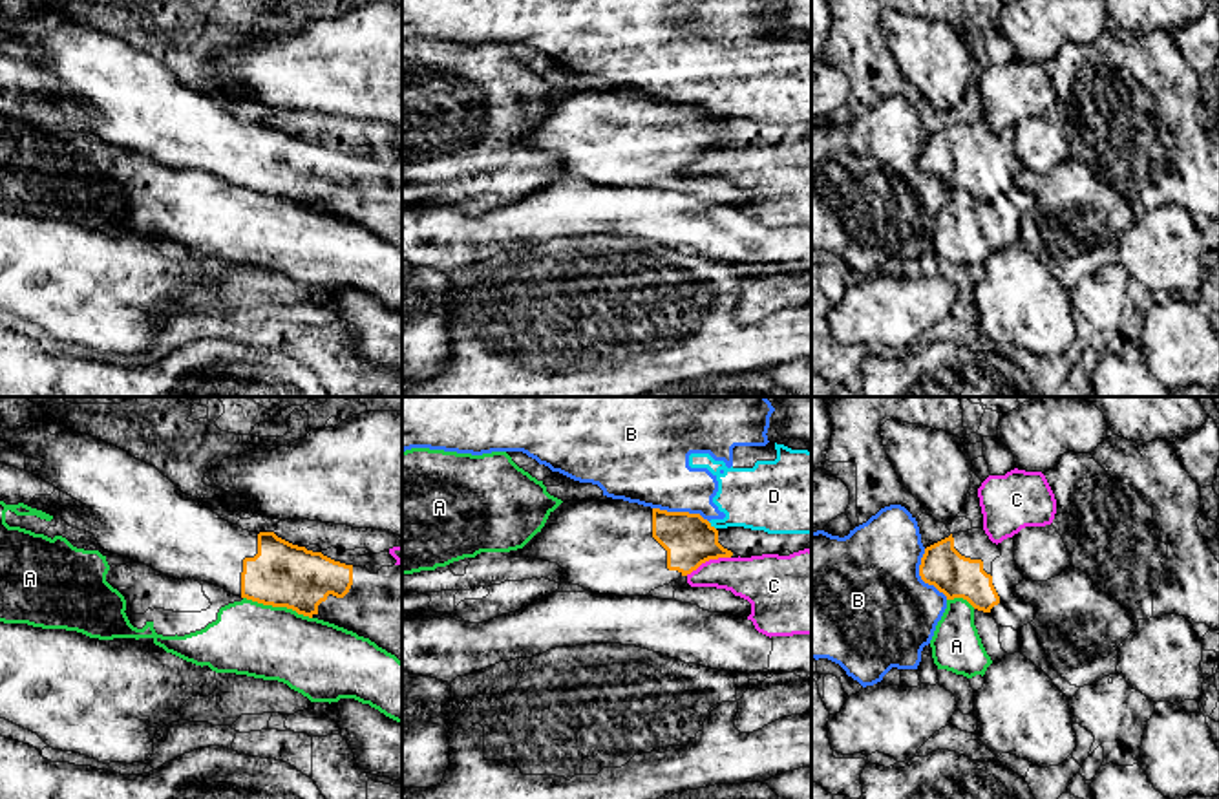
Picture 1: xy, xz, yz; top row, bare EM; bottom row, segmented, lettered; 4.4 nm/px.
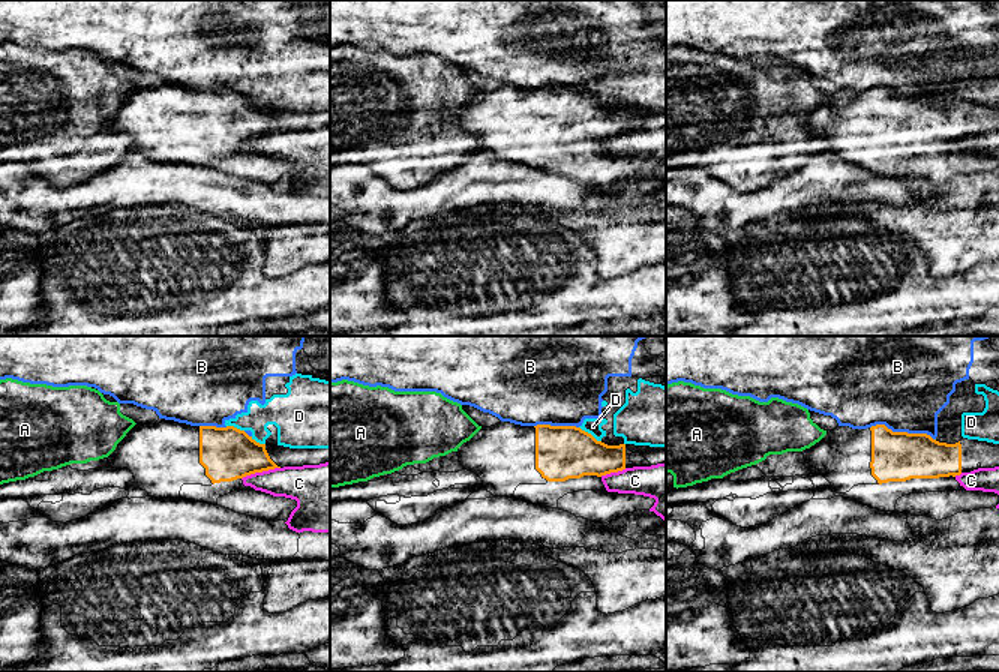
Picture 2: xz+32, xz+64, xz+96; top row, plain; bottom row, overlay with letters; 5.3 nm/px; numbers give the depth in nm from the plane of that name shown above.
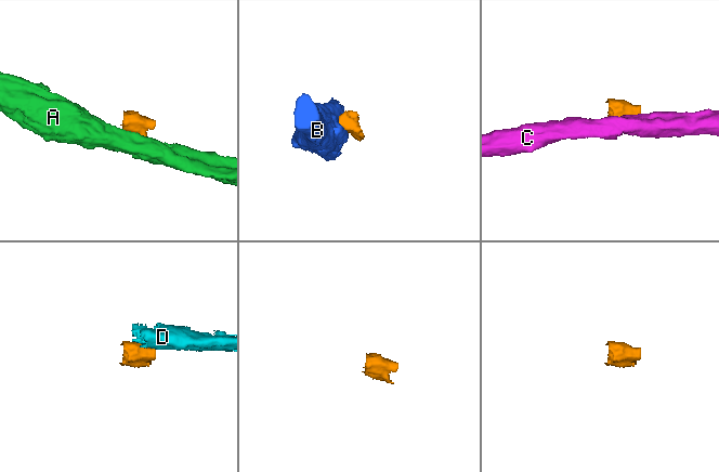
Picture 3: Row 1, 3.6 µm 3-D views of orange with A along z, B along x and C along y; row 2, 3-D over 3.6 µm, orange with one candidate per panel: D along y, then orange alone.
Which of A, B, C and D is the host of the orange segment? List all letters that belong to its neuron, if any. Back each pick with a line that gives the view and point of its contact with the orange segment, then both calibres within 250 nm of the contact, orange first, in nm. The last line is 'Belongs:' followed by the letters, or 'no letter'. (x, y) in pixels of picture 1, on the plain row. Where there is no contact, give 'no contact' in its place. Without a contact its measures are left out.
Belongs: no letter

